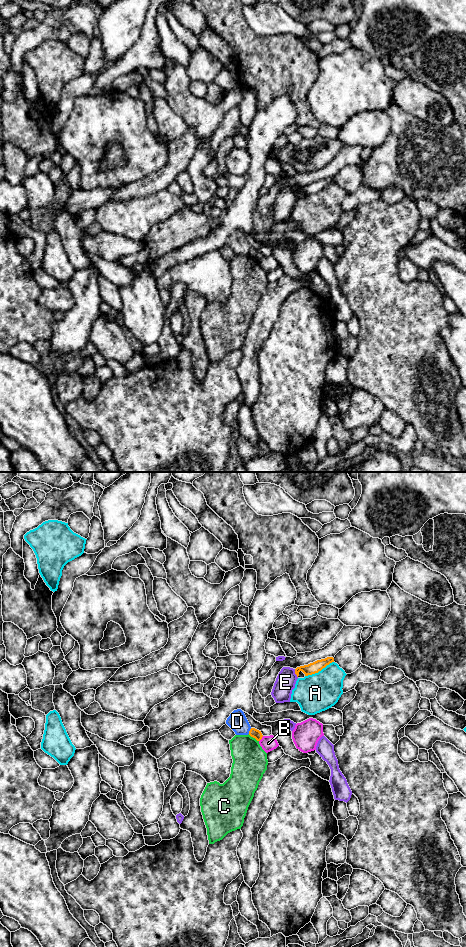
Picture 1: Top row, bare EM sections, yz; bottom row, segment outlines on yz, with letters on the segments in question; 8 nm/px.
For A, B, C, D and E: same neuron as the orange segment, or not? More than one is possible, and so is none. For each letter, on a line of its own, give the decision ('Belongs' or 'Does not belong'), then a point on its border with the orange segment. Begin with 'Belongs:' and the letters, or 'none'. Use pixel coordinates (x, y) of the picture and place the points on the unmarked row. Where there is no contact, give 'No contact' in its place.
Belongs: none
A: Does not belong. Touches orange at yz (319, 190)
B: Does not belong. Touches orange at yz (261, 258)
C: Does not belong. Touches orange at yz (253, 257)
D: Does not belong. Touches orange at yz (249, 251)
E: Does not belong. Touches orange at yz (295, 193)

